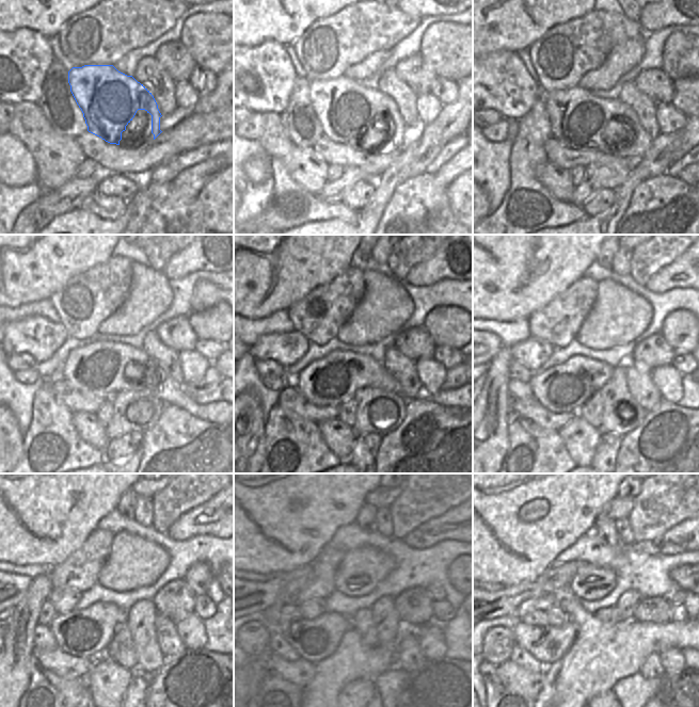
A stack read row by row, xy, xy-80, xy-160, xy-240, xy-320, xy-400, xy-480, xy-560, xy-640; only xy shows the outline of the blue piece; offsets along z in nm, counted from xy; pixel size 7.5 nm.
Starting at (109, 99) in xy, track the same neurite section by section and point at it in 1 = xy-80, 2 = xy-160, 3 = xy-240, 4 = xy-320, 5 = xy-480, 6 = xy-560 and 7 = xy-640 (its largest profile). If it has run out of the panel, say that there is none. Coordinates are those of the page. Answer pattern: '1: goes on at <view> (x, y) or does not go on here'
1: goes on at xy-80 (345, 109)
2: goes on at xy-160 (577, 117)
3: goes on at xy-240 (98, 368)
4: goes on at xy-320 (328, 382)
5: goes on at xy-480 (82, 632)
6: goes on at xy-560 (314, 640)
7: goes on at xy-640 (547, 643)

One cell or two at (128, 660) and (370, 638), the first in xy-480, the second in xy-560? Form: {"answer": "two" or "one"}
{"answer": "one"}

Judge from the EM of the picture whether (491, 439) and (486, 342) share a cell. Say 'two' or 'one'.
two

